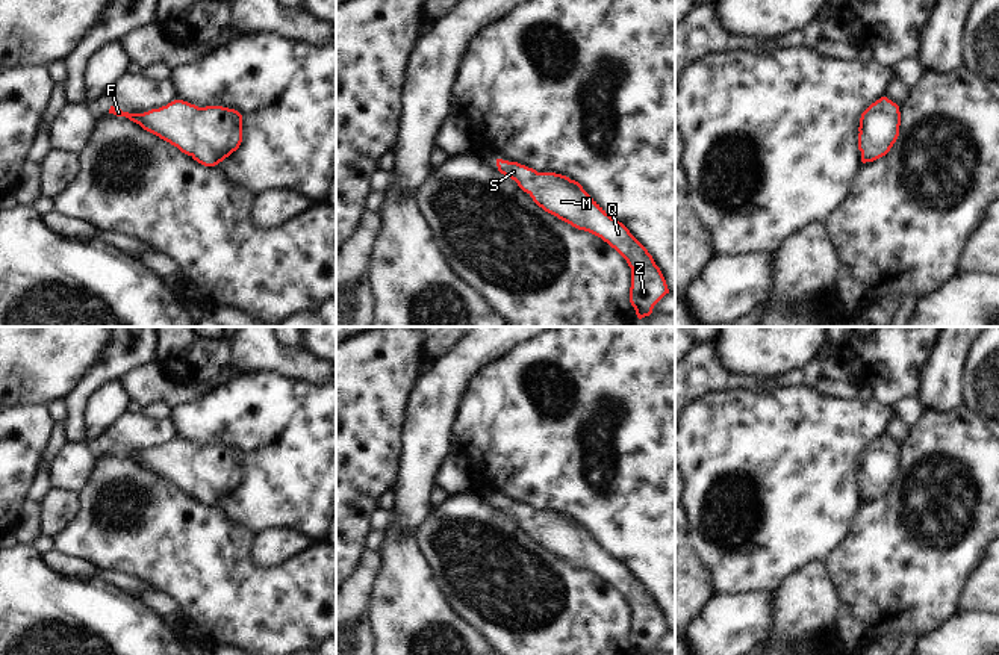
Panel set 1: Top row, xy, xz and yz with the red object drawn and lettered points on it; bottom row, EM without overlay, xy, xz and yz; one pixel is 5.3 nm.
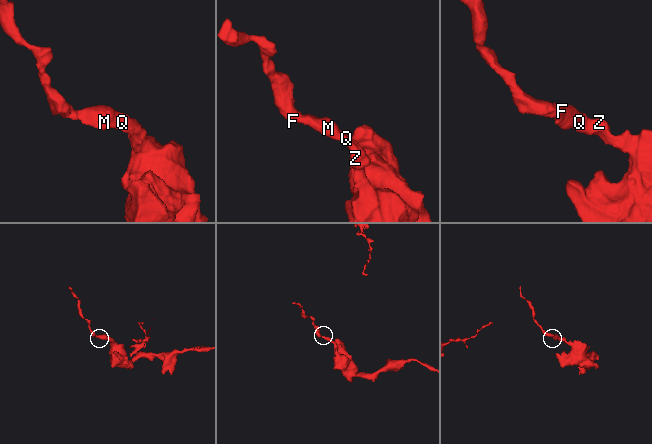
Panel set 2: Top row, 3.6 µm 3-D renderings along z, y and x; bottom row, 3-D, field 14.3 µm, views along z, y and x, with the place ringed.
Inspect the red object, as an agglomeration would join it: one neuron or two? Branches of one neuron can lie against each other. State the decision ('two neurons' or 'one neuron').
one neuron

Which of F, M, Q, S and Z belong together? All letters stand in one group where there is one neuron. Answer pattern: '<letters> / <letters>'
F M Q S Z

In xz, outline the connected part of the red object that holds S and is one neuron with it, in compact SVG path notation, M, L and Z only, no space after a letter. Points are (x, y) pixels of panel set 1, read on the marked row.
M496 159L498 171L518 183L545 212L589 231L615 248L631 268L630 303L639 319L669 293L666 280L648 250L612 218L584 189L566 175L537 172L518 162Z

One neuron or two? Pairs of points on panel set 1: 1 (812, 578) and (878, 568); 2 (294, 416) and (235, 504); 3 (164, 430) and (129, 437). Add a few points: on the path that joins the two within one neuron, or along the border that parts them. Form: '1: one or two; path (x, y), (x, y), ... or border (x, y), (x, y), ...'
1: two; border (824, 563), (840, 602)
2: one; path (294, 437), (294, 445), (256, 483)
3: one; path (155, 433), (138, 433)

